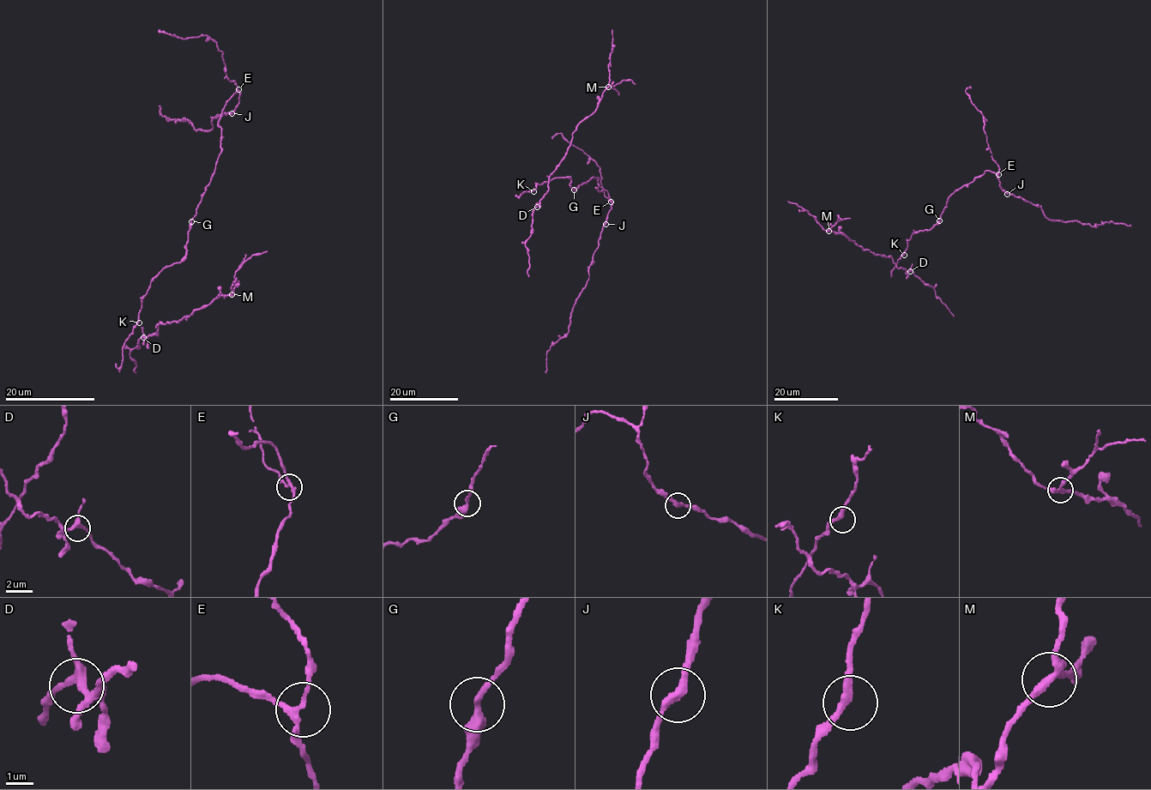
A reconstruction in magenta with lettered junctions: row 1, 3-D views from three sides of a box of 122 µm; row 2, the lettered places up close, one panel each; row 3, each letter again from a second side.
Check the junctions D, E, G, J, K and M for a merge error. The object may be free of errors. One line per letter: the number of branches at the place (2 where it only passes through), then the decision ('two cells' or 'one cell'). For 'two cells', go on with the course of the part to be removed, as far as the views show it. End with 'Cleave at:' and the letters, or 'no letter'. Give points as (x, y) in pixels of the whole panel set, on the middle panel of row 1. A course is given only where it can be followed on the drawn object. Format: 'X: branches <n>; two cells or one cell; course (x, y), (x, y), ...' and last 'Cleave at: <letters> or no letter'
D: branches 3; one cell
E: branches 3; one cell
G: branches 2; one cell
J: branches 2; one cell
K: branches 2; one cell
M: branches 3; two cells; course (607, 87), (623, 80), (631, 80), (635, 84)
Cleave at: M

